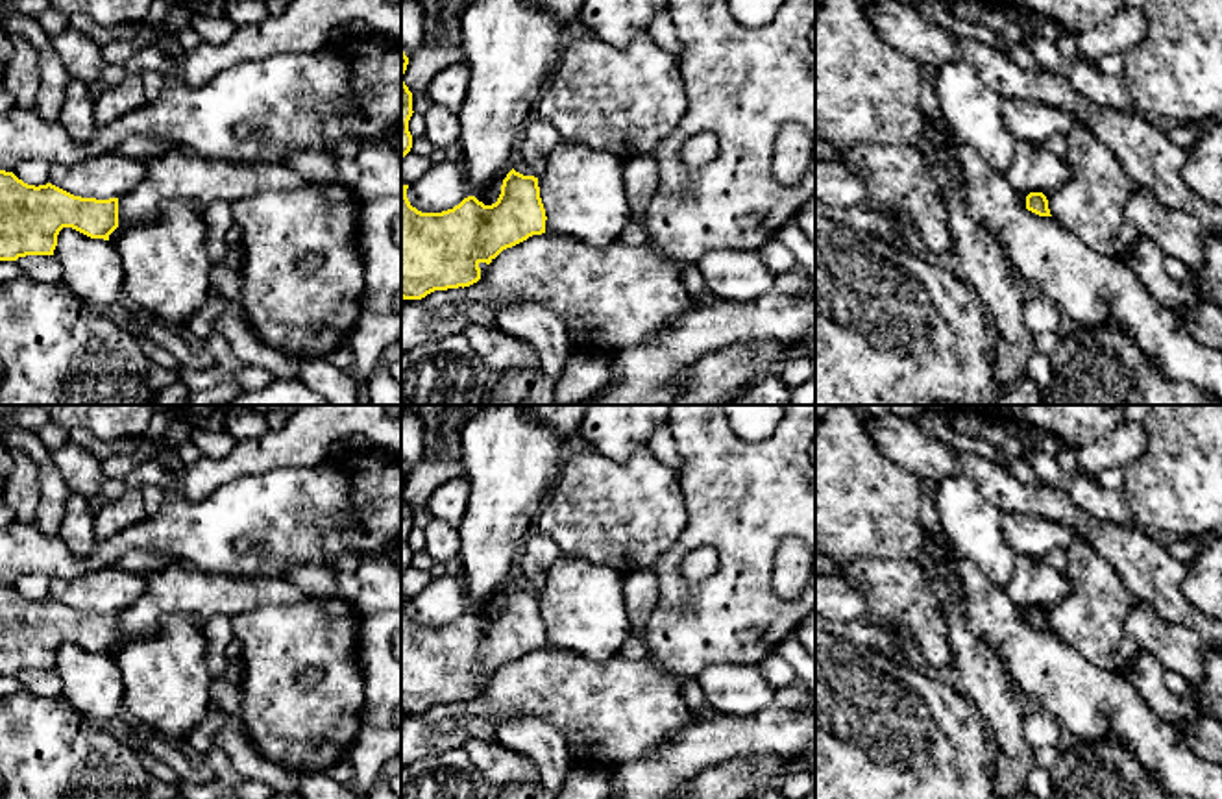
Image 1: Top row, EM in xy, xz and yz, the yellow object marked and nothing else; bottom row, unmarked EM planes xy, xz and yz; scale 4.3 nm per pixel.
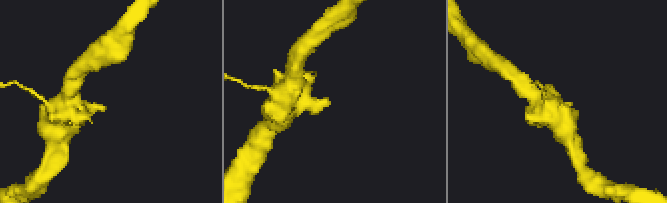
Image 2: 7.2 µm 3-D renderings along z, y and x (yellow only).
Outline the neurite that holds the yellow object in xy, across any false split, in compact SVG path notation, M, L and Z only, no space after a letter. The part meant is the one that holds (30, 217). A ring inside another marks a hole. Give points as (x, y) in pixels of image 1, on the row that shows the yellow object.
M0 170L0 261L54 255L63 227L109 240L118 227L118 198L81 198L52 183L28 185Z

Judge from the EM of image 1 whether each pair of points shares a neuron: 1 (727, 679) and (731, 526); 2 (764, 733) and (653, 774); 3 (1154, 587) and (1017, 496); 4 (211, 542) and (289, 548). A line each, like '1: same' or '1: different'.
1: different
2: same
3: same
4: same

